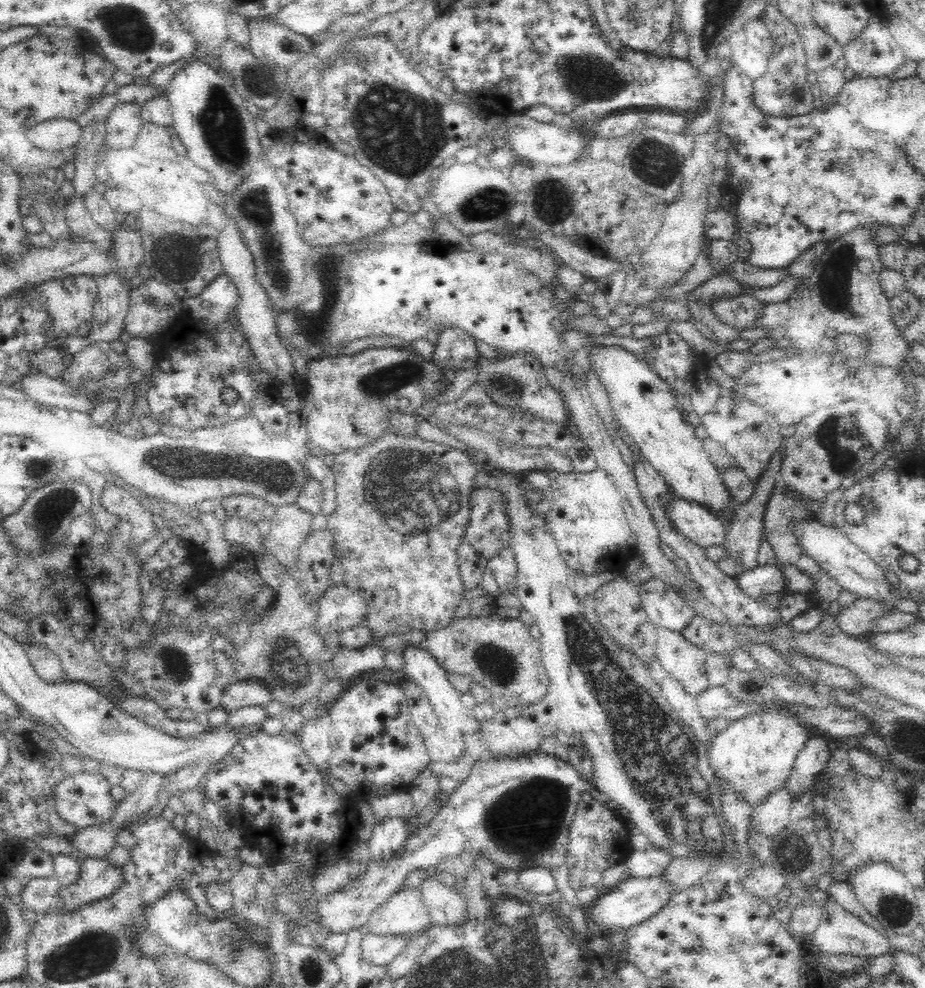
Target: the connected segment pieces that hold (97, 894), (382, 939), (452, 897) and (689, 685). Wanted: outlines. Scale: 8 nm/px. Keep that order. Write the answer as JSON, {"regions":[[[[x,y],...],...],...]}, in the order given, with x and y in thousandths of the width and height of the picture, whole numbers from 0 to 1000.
{"regions":[[[[114,867],[89,868],[86,869],[86,887],[84,887],[84,891],[74,897],[65,898],[63,906],[67,910],[67,921],[61,924],[74,926],[84,921],[88,917],[118,908],[123,905],[126,899],[131,899],[132,891],[134,891],[132,878],[119,874],[119,871]]],[[[458,941],[448,946],[428,949],[425,947],[406,947],[396,942],[390,953],[392,970],[399,976],[415,980],[436,964],[436,955],[443,954],[445,949],[450,949],[456,943]]],[[[458,889],[454,901],[468,936],[488,937],[504,933],[504,913],[495,903],[469,889]]],[[[710,635],[709,680],[731,687],[751,709],[766,694],[762,670],[764,661],[745,651],[736,640]]]]}

